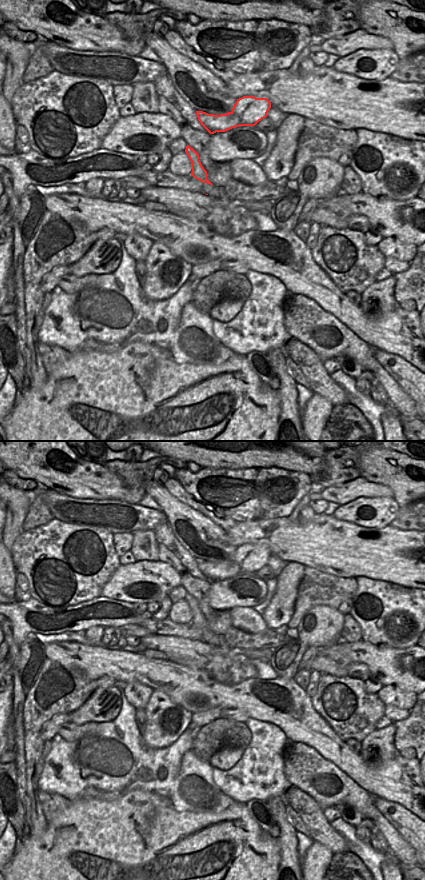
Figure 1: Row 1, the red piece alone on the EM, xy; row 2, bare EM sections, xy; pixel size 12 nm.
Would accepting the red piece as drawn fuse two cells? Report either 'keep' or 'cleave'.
keep

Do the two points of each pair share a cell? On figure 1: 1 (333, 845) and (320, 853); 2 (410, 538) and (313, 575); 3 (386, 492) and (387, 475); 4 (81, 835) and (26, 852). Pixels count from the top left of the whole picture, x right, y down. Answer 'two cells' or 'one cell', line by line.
1: two cells
2: two cells
3: two cells
4: one cell

